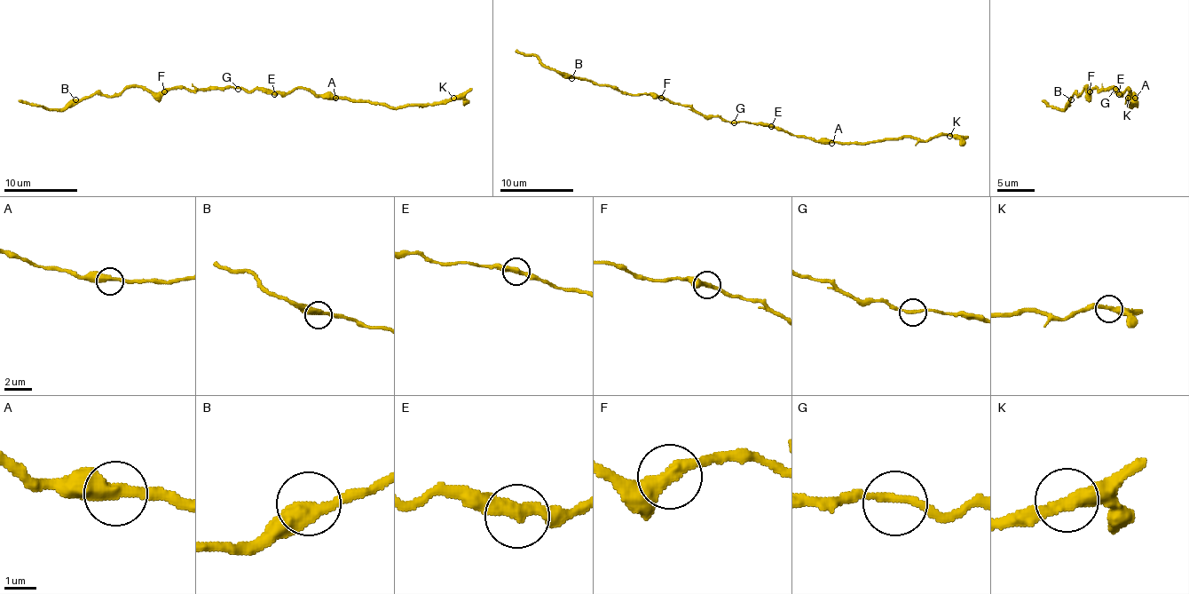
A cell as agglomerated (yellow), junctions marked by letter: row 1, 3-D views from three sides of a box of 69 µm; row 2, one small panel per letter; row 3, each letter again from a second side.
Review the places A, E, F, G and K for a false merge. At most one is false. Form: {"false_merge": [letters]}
{"false_merge": []}

